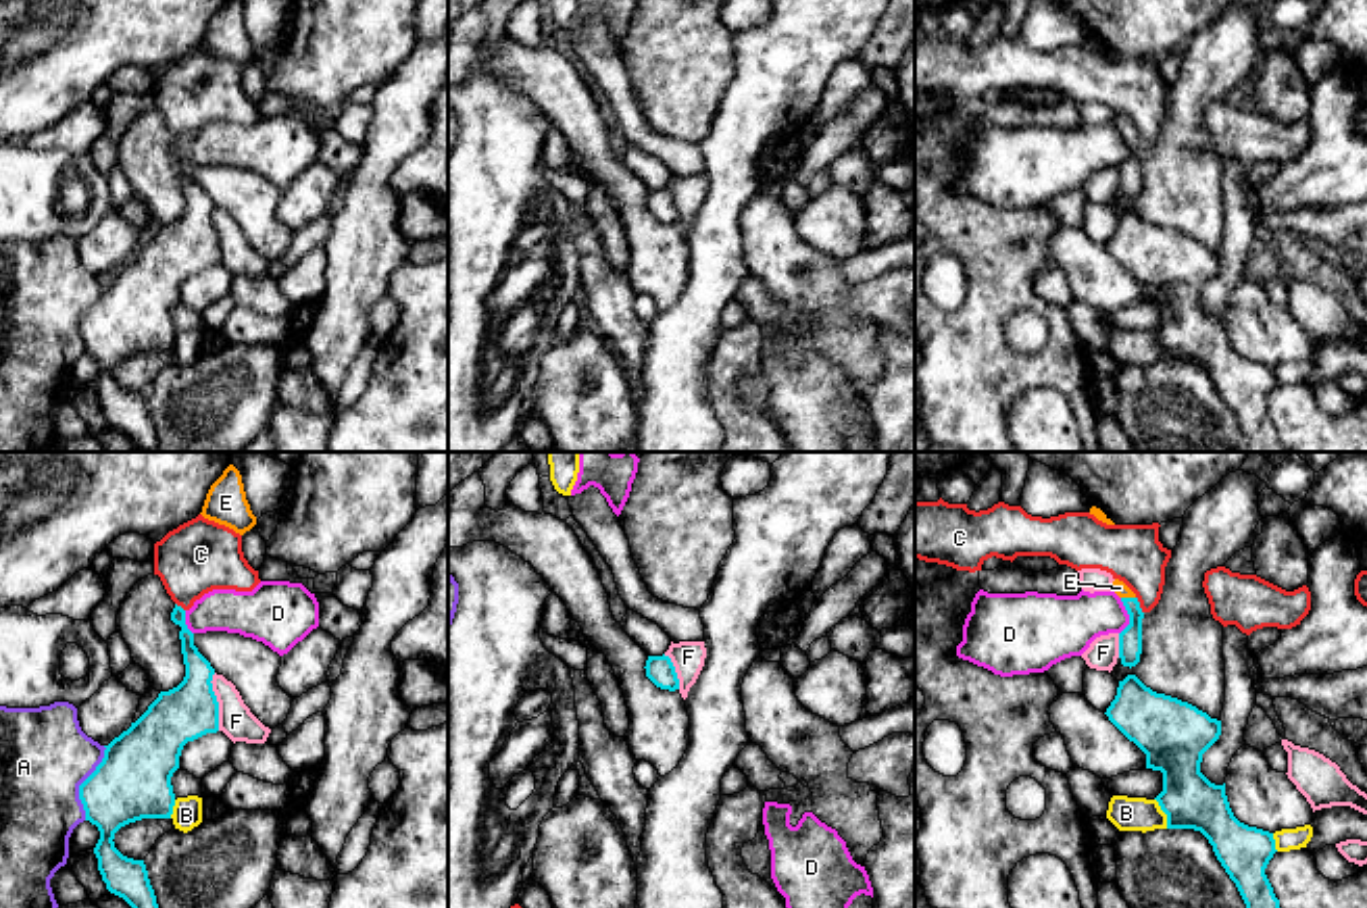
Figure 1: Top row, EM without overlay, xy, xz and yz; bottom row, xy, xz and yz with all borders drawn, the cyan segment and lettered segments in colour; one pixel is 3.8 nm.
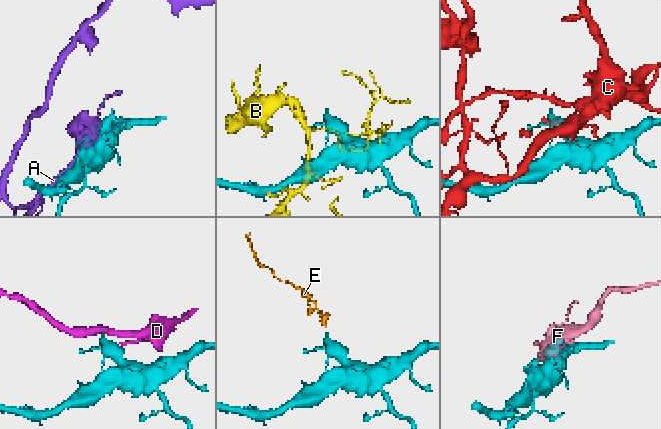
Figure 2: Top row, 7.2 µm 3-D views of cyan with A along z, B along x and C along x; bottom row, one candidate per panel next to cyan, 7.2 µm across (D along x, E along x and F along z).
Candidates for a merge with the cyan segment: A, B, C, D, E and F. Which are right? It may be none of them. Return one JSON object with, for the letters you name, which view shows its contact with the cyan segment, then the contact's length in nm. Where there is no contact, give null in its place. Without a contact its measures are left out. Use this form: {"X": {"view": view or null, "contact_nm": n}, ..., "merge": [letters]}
{"E": {"view": "yz", "contact_nm": 60}, "merge": ["E"]}

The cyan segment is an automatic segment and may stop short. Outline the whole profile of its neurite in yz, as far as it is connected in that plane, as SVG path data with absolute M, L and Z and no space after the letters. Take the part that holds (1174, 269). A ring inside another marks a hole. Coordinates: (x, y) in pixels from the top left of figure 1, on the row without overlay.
M1136 208L1119 215L1104 248L1146 287L1146 302L1163 306L1163 325L1154 333L1167 348L1167 362L1194 362L1209 373L1250 452L1290 452L1265 408L1277 385L1273 367L1240 356L1225 317L1215 319L1200 306L1202 287L1221 269L1221 254L1152 225Z

